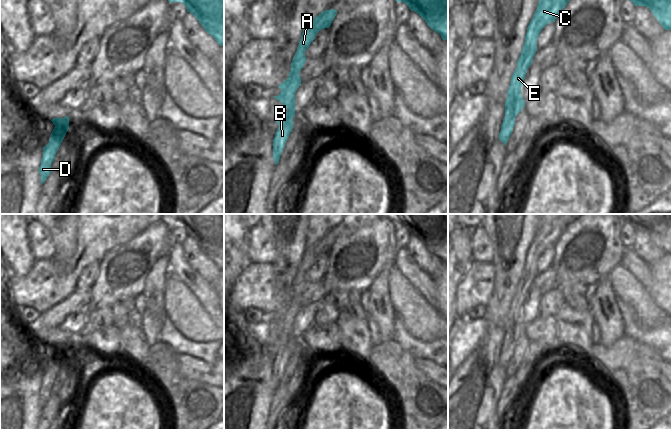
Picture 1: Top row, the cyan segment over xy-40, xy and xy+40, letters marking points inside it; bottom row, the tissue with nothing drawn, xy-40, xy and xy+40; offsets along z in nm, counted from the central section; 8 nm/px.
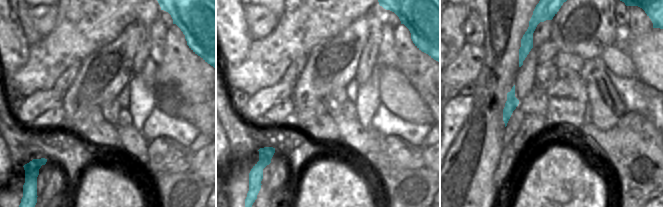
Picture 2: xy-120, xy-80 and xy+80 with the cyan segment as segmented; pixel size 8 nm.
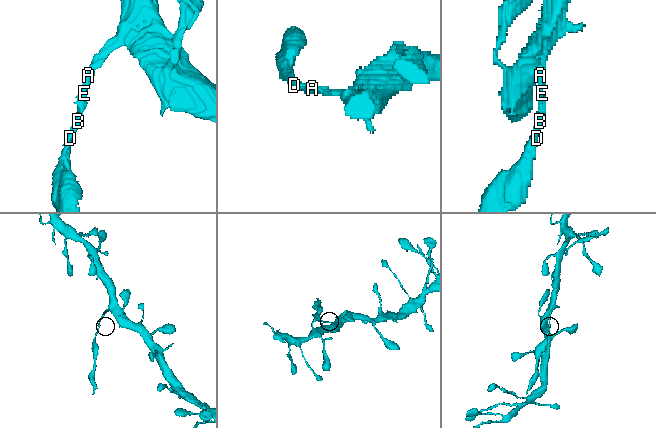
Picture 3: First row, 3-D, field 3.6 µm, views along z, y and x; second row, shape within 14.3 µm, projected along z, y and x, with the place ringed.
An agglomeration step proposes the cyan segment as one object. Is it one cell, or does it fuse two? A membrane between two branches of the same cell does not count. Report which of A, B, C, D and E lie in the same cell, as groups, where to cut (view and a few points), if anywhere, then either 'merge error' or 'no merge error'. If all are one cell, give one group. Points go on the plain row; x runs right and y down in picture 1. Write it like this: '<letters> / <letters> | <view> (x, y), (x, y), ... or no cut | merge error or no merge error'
A C / B D E | xy (291, 287), (299, 294) | merge error

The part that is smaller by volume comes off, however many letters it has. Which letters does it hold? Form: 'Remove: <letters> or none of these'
Remove: B, D, E

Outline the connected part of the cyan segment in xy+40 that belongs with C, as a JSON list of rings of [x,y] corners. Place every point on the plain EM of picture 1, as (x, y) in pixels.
[[[561,214],[548,224],[539,224],[533,242],[527,251],[525,267],[517,285],[517,292],[522,294],[529,292],[537,275],[537,263],[543,251],[550,246],[555,246],[567,227],[582,215],[584,214]]]

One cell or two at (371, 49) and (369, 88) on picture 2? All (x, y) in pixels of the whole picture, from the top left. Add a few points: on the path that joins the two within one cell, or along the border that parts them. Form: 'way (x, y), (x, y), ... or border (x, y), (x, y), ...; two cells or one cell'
border (376, 63), (371, 75), (363, 83), (359, 84); two cells

